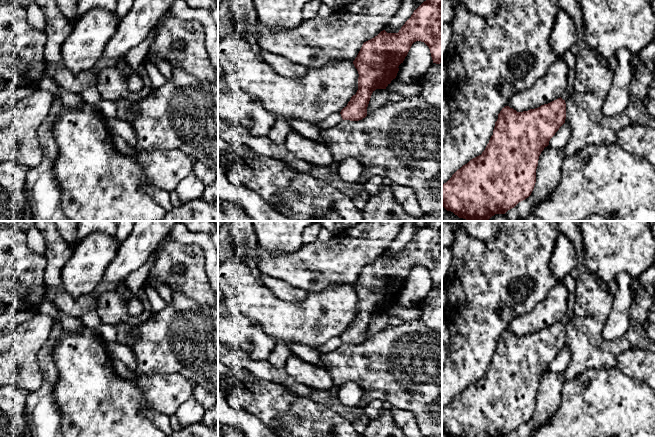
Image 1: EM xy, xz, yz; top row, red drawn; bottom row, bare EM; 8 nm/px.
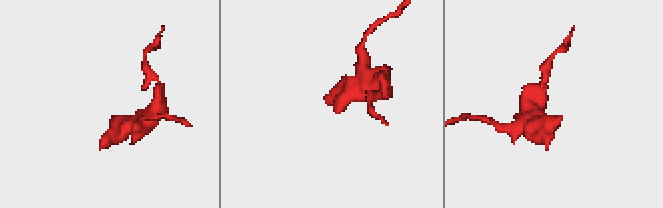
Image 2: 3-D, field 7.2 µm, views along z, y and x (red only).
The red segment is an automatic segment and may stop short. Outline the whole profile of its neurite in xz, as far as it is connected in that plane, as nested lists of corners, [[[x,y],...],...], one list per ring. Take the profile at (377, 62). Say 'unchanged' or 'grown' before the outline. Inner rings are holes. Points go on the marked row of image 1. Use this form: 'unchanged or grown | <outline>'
unchanged | [[[426,0],[416,10],[411,17],[405,22],[398,33],[387,33],[381,31],[374,38],[363,43],[357,57],[353,61],[355,68],[358,71],[358,90],[344,107],[340,114],[343,120],[359,121],[367,116],[367,107],[372,93],[376,89],[386,89],[393,79],[396,78],[399,71],[399,65],[403,63],[412,44],[416,41],[424,42],[430,49],[433,63],[442,63],[442,0]]]

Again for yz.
unchanged | [[[561,97],[538,108],[523,112],[517,112],[509,106],[502,108],[495,122],[493,135],[482,154],[463,165],[442,185],[442,206],[467,221],[488,221],[495,214],[505,214],[514,208],[531,195],[536,183],[539,156],[549,145],[550,139],[565,123],[565,119],[566,103]]]

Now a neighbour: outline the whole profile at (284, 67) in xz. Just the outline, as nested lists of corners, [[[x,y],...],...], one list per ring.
[[[262,49],[262,60],[271,66],[279,75],[288,78],[302,78],[307,73],[303,65],[288,60],[287,58],[270,53]]]

